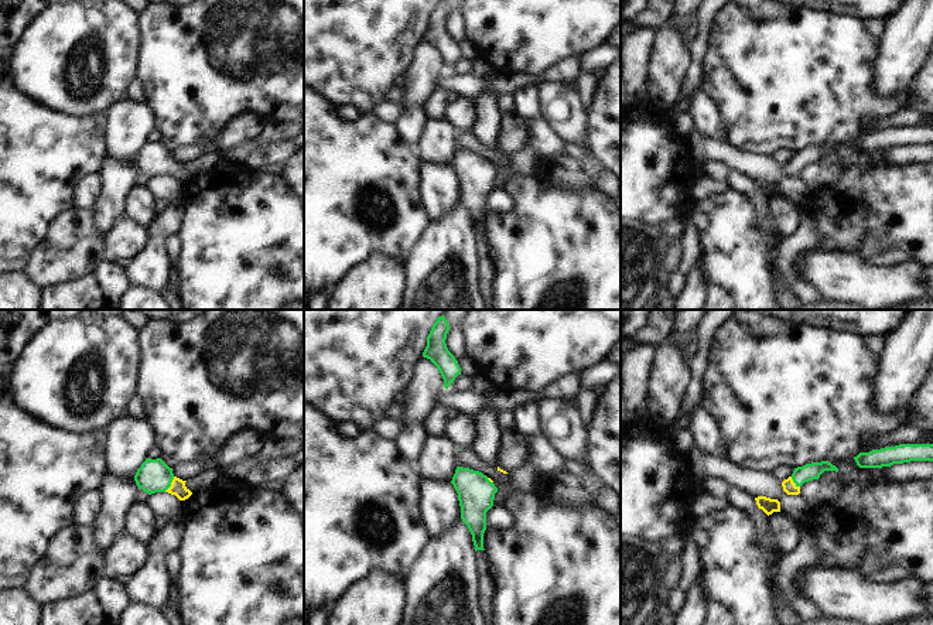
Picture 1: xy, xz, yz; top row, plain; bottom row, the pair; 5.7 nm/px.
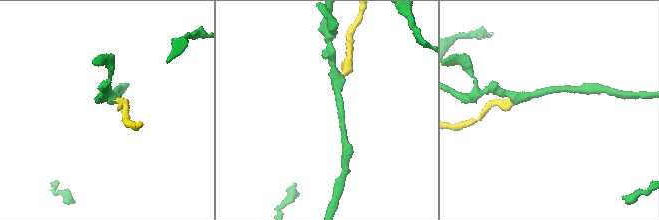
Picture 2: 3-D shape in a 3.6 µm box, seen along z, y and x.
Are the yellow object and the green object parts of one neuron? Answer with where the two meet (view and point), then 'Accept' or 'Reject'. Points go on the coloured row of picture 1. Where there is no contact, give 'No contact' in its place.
Touches yellow at xy (171, 484). Accept.

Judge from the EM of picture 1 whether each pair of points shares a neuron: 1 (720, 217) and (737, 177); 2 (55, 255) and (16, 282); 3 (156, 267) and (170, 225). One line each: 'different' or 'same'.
1: different
2: different
3: same

